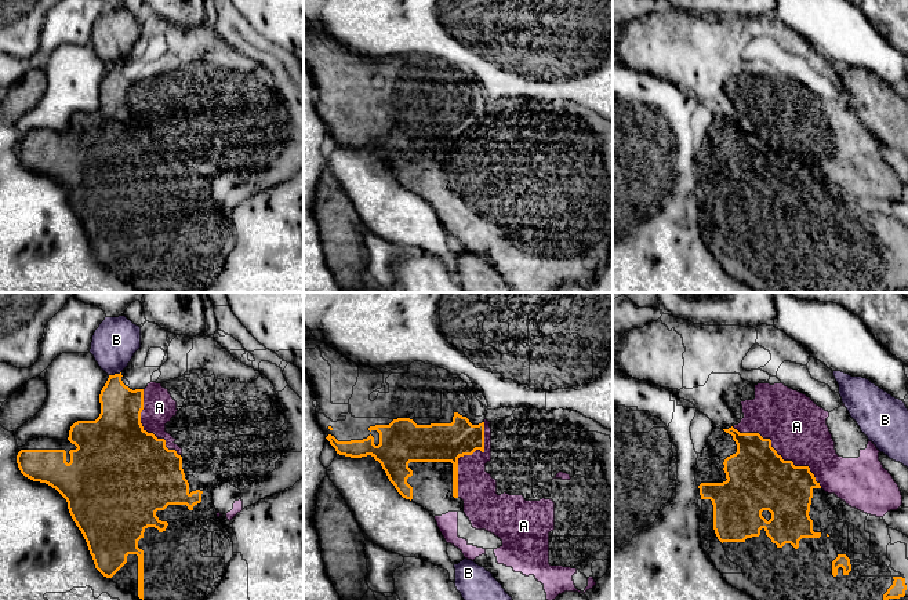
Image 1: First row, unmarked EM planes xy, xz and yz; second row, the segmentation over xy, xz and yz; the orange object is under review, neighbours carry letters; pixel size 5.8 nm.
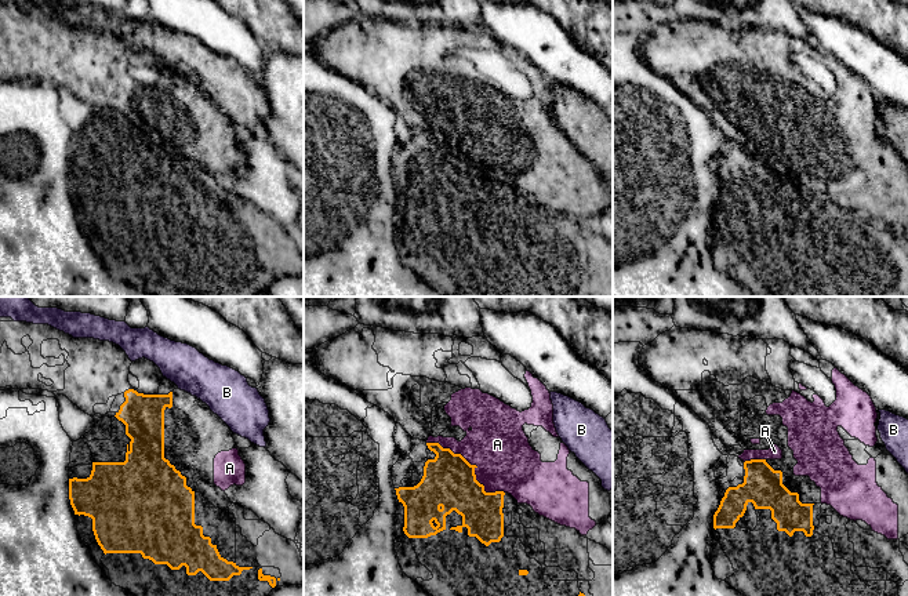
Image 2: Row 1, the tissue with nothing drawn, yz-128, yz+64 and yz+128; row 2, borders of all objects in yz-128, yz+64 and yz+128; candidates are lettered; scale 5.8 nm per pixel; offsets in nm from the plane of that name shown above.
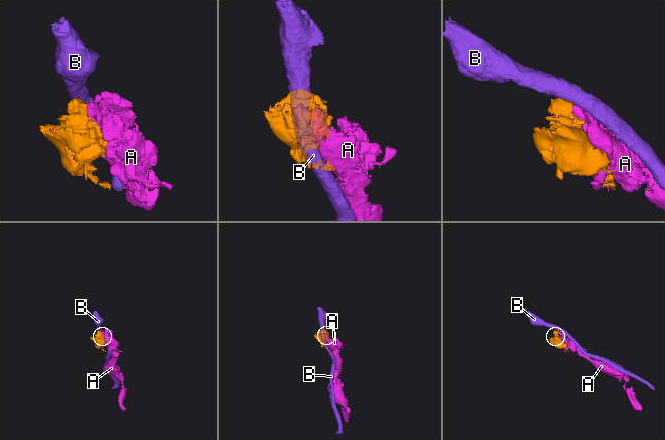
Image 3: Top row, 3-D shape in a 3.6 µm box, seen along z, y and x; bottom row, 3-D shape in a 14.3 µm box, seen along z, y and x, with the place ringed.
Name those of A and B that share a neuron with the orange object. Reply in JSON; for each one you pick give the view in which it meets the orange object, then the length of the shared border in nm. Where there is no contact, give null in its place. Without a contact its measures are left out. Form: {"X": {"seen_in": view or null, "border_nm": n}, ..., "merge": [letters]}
{"merge": []}

